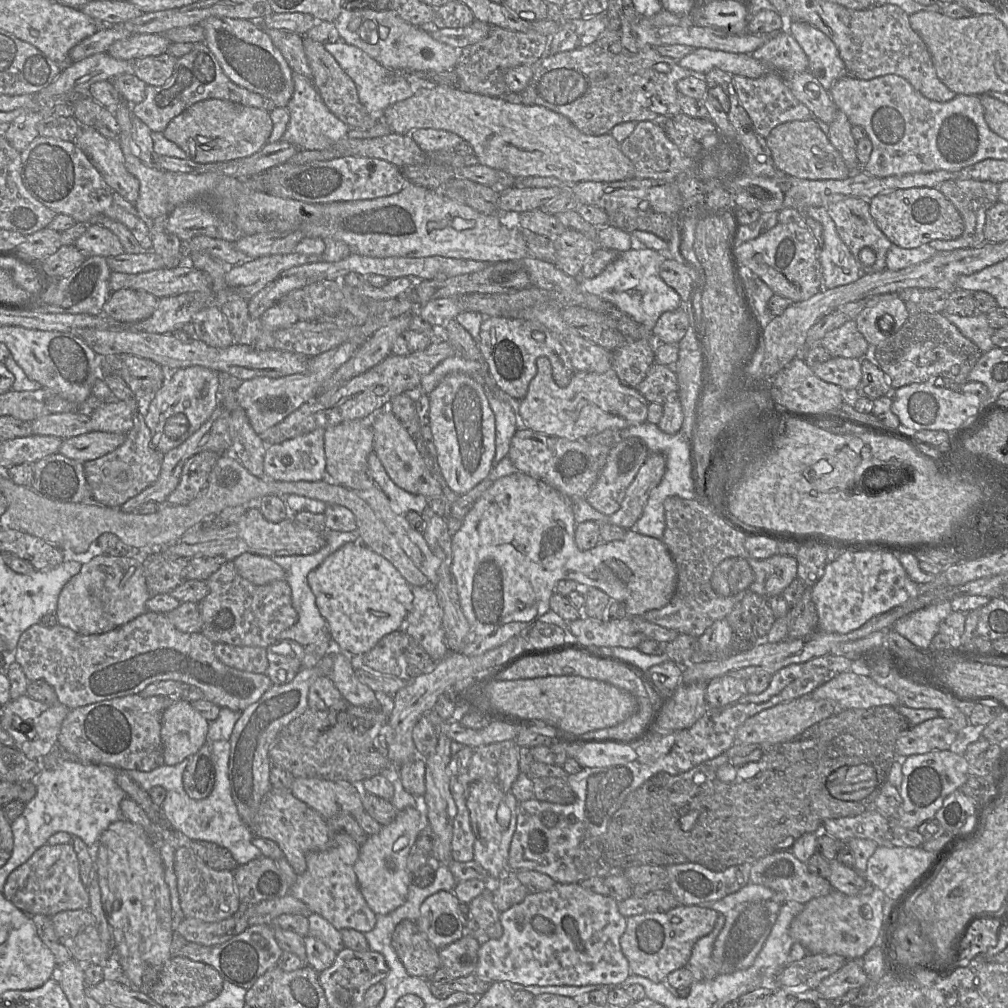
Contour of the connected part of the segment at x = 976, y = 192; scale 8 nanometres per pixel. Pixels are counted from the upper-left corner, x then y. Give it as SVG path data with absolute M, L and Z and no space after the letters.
M974 179L946 180L939 184L938 189L954 204L959 211L963 222L964 231L956 239L932 240L928 245L937 251L951 251L959 248L976 248L986 242L984 224L986 211L999 201L998 184L991 181Z

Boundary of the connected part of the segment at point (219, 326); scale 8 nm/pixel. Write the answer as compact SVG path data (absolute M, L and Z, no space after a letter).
M218 306L198 311L192 318L194 336L216 348L226 348L234 343L226 317Z

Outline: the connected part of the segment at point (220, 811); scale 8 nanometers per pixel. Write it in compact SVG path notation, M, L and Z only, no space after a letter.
M219 740L211 742L211 749L215 762L215 782L209 796L201 800L190 798L183 788L183 772L192 761L188 756L177 765L162 765L154 770L144 772L139 770L126 770L129 777L146 791L155 786L161 786L166 791L162 804L162 812L172 829L180 831L189 840L203 840L215 843L230 851L238 865L261 857L262 852L253 845L255 836L250 828L241 820L237 807L231 795L231 786L228 776L230 742Z

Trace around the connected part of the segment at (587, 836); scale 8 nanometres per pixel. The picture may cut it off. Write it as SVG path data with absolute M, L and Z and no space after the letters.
M827 654L825 656L813 658L807 662L804 663L799 663L799 664L791 664L789 666L786 666L776 673L774 673L771 677L771 682L768 686L768 688L763 691L762 693L759 694L750 694L747 693L745 696L737 700L736 702L729 704L724 707L720 708L708 708L707 711L704 713L704 715L697 720L691 727L679 731L675 731L670 734L666 735L657 735L654 734L644 742L642 742L639 745L634 746L635 752L637 754L636 760L632 762L628 762L623 765L615 765L615 766L609 766L609 767L597 767L597 768L582 768L582 770L577 773L577 774L570 774L567 777L567 783L569 786L572 788L574 794L575 794L575 801L571 804L556 804L556 803L551 803L551 802L546 802L546 801L539 801L536 798L532 798L530 800L526 800L524 802L520 802L518 806L518 817L517 817L517 823L516 823L516 829L513 834L510 848L509 848L509 855L508 855L508 861L507 861L507 867L508 871L509 870L534 870L543 874L548 875L551 877L556 883L562 883L562 884L571 884L571 883L579 883L583 880L587 880L592 877L601 877L605 878L608 876L611 872L613 872L612 868L605 862L603 858L603 847L604 847L604 836L607 832L608 824L614 815L614 813L622 806L624 803L626 797L633 792L635 789L640 787L644 782L646 782L648 779L653 777L654 775L660 773L660 772L665 772L671 775L677 775L684 773L693 767L707 761L710 759L713 759L722 753L726 752L731 746L735 743L735 737L736 737L736 732L739 729L739 727L749 718L755 716L756 714L760 713L761 711L774 707L779 704L783 703L788 703L792 700L795 700L797 698L800 698L802 696L810 695L812 694L817 688L825 684L826 682L830 681L837 675L843 673L843 672L849 672L851 671L852 667L852 660L849 658L846 658L844 656L836 656L832 654Z

